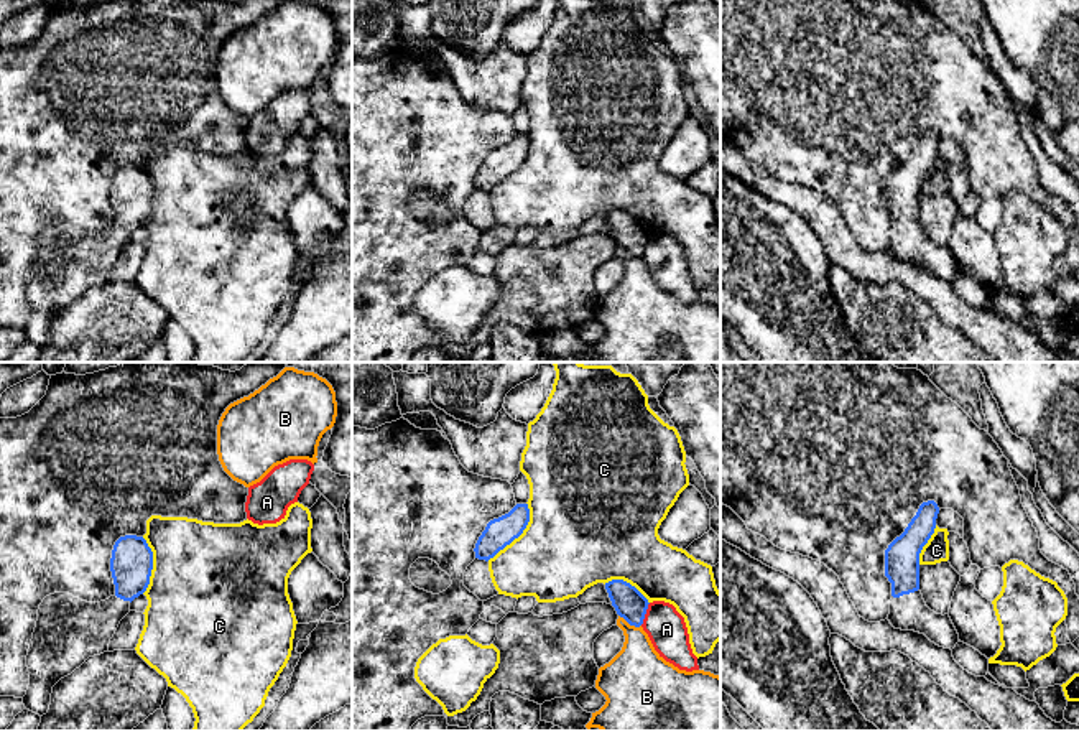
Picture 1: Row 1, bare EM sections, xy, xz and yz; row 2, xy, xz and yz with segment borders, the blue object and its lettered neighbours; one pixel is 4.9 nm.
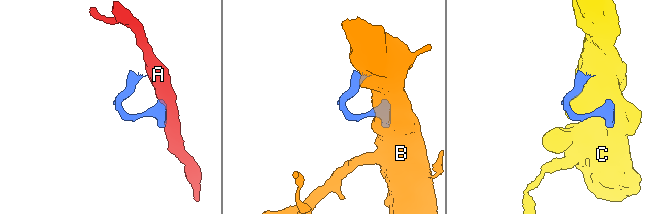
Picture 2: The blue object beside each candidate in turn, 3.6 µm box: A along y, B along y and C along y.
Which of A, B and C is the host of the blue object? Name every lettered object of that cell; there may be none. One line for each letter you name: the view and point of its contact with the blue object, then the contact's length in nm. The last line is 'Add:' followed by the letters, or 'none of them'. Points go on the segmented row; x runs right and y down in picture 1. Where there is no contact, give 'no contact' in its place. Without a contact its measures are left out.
Add: none of them

